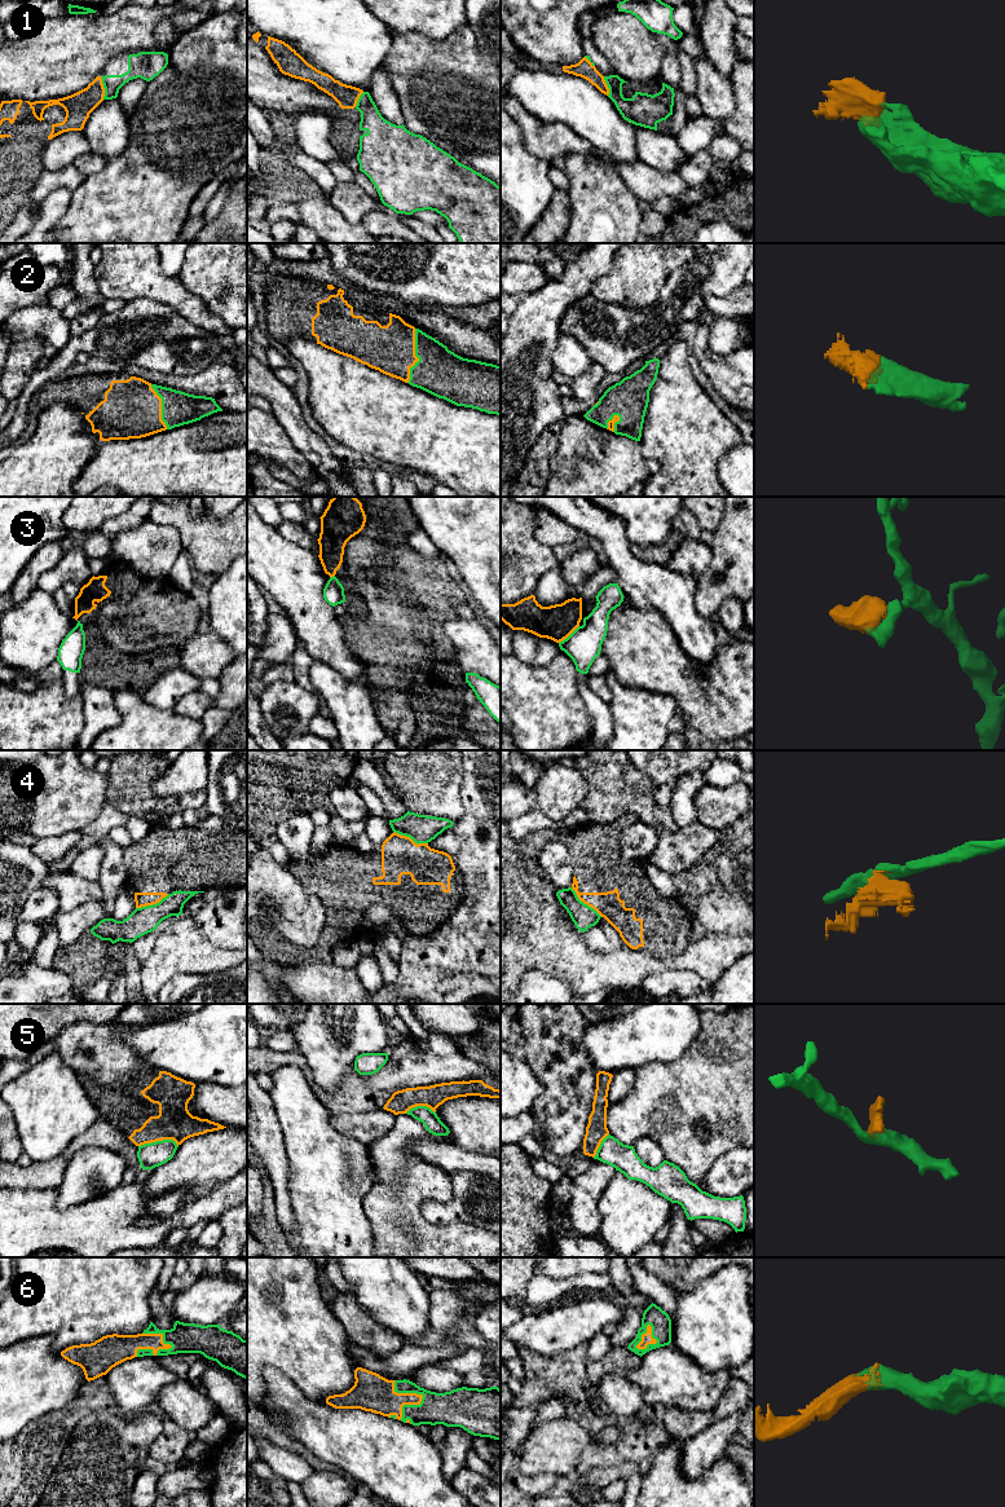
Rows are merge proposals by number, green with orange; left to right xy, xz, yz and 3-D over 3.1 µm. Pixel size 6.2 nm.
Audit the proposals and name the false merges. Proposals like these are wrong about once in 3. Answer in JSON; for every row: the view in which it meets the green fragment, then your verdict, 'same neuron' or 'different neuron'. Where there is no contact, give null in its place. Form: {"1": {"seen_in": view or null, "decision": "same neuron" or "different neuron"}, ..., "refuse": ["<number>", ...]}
{"1": {"seen_in": "xy", "decision": "different neuron"}, "2": {"seen_in": "xz", "decision": "same neuron"}, "3": {"seen_in": "yz", "decision": "different neuron"}, "4": {"seen_in": "xz", "decision": "different neuron"}, "5": {"seen_in": "xy", "decision": "different neuron"}, "6": {"seen_in": "xy", "decision": "same neuron"}, "refuse": ["1", "3", "4", "5"]}

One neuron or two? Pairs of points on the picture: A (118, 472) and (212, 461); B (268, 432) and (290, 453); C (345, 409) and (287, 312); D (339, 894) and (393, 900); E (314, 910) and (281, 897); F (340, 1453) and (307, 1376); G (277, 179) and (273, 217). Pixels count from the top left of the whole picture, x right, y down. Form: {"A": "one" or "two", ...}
{"A": "one", "B": "one", "C": "two", "D": "one", "E": "one", "F": "two", "G": "two"}

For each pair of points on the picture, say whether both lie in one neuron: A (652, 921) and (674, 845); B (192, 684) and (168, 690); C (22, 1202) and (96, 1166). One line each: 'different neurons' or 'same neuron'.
A: different neurons
B: same neuron
C: different neurons

